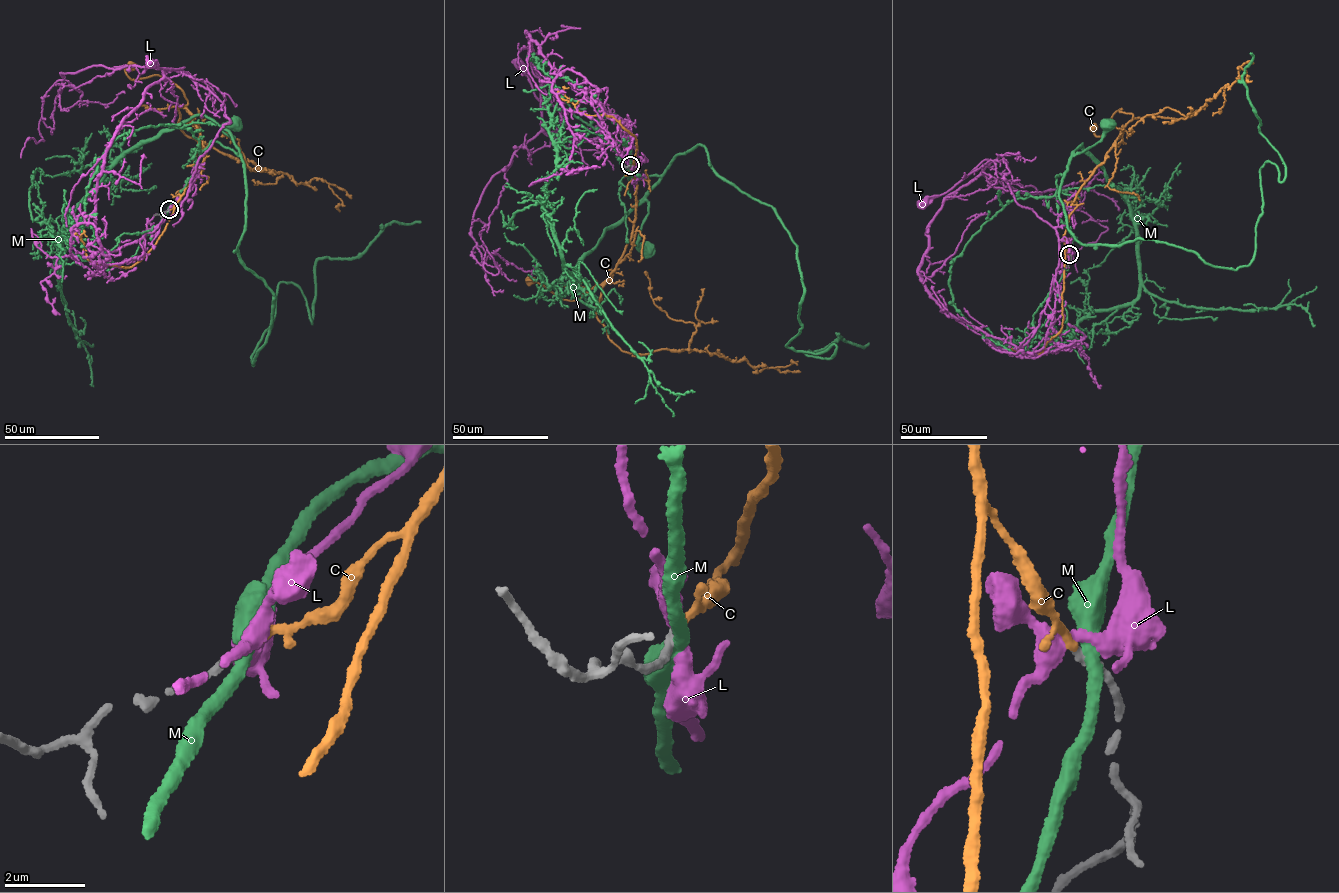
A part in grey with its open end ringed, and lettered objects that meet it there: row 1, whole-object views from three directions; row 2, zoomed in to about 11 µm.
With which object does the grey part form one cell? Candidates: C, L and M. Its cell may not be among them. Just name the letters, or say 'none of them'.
C

